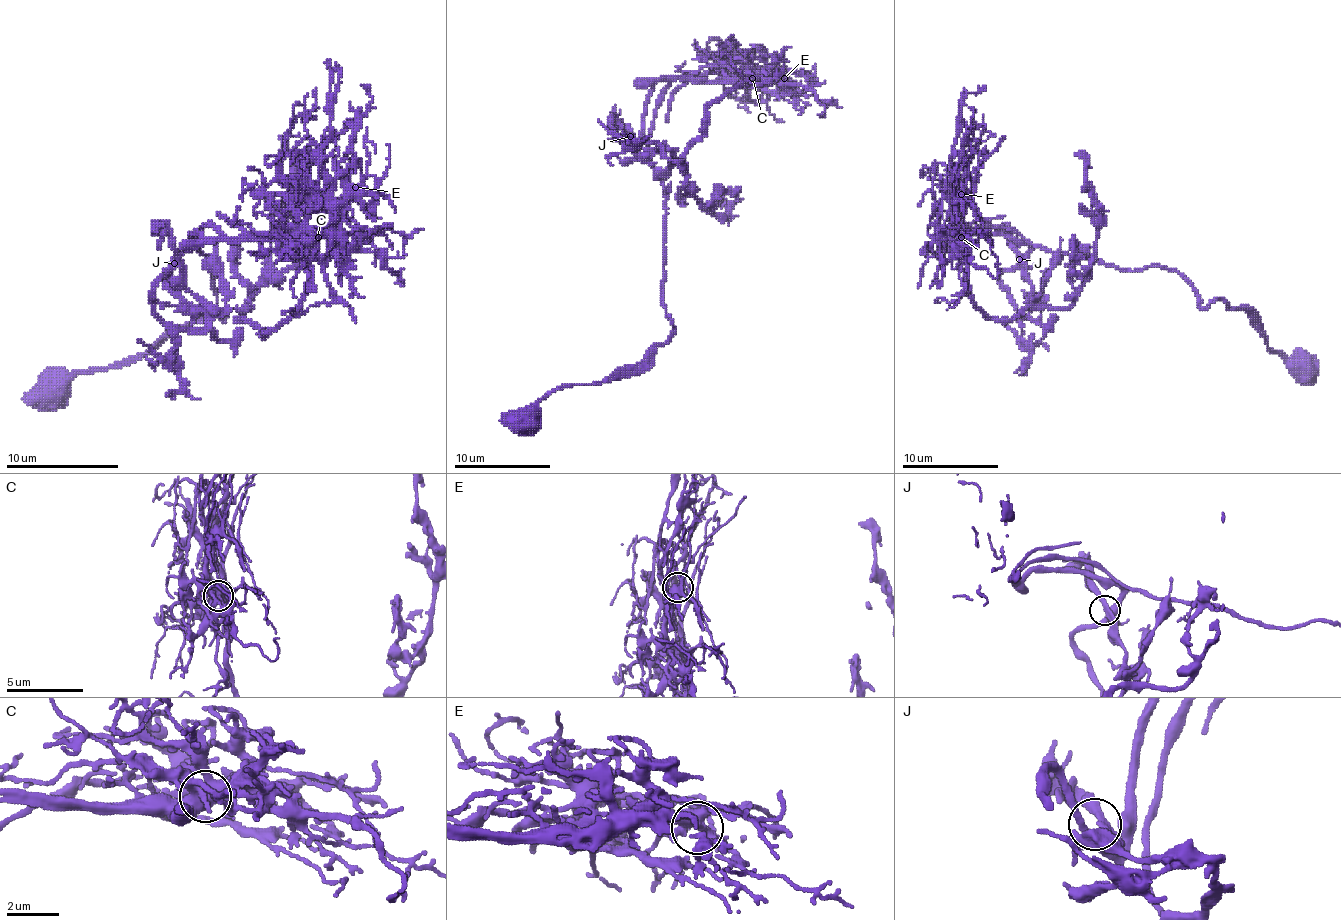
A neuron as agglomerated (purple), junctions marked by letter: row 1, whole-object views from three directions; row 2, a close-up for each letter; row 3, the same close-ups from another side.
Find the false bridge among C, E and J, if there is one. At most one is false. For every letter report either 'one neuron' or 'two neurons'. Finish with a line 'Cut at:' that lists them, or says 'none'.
C: two neurons
E: one neuron
J: one neuron
Cut at: C

